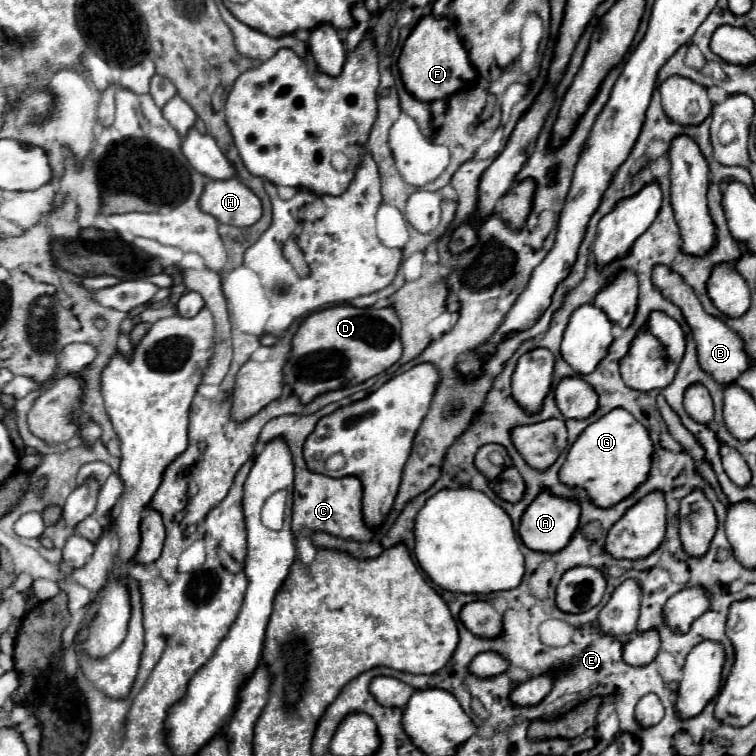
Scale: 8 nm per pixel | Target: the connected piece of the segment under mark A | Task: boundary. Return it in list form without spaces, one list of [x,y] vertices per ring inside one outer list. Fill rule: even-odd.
[[[544,490],[522,514],[518,534],[530,550],[552,554],[552,552],[560,552],[560,548],[568,546],[568,540],[572,540],[572,536],[576,534],[578,524],[580,524],[580,506],[578,506],[578,502],[566,500],[566,498],[556,498],[548,490]]]

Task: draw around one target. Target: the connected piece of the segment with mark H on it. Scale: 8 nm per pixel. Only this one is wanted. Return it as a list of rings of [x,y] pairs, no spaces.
[[[238,178],[208,180],[200,196],[200,208],[212,214],[220,224],[246,228],[262,216],[260,198]]]

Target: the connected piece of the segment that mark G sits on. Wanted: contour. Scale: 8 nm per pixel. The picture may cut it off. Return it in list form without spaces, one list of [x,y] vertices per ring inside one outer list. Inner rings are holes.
[[[616,408],[598,422],[590,424],[570,446],[566,462],[560,468],[560,482],[570,488],[582,488],[600,508],[612,508],[632,496],[652,468],[652,440],[648,430],[624,408]]]

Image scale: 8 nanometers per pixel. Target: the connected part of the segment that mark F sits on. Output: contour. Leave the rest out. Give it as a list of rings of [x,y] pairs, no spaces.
[[[432,14],[424,16],[408,36],[398,66],[408,92],[412,92],[418,100],[446,100],[448,96],[460,92],[460,88],[470,88],[476,84],[476,68],[470,62],[450,18],[436,20]]]

